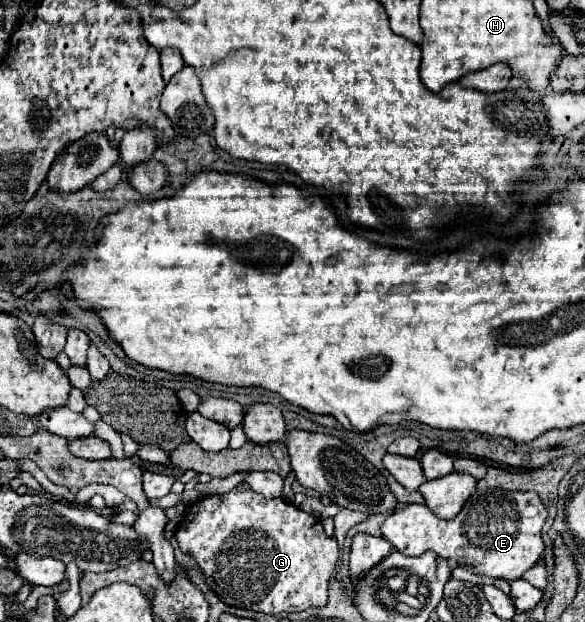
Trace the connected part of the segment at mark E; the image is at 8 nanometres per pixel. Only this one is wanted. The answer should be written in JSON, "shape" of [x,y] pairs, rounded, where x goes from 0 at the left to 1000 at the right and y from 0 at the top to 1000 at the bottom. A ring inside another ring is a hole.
{"shape":[[[814,789],[790,822],[769,834],[749,834],[728,812],[691,812],[677,818],[653,838],[653,863],[670,873],[670,879],[697,895],[715,895],[725,886],[742,886],[745,892],[776,902],[783,908],[807,912],[810,918],[844,928],[879,934],[889,931],[899,915],[923,902],[930,886],[930,870],[923,863],[926,844],[937,831],[920,793],[913,789]]]}

